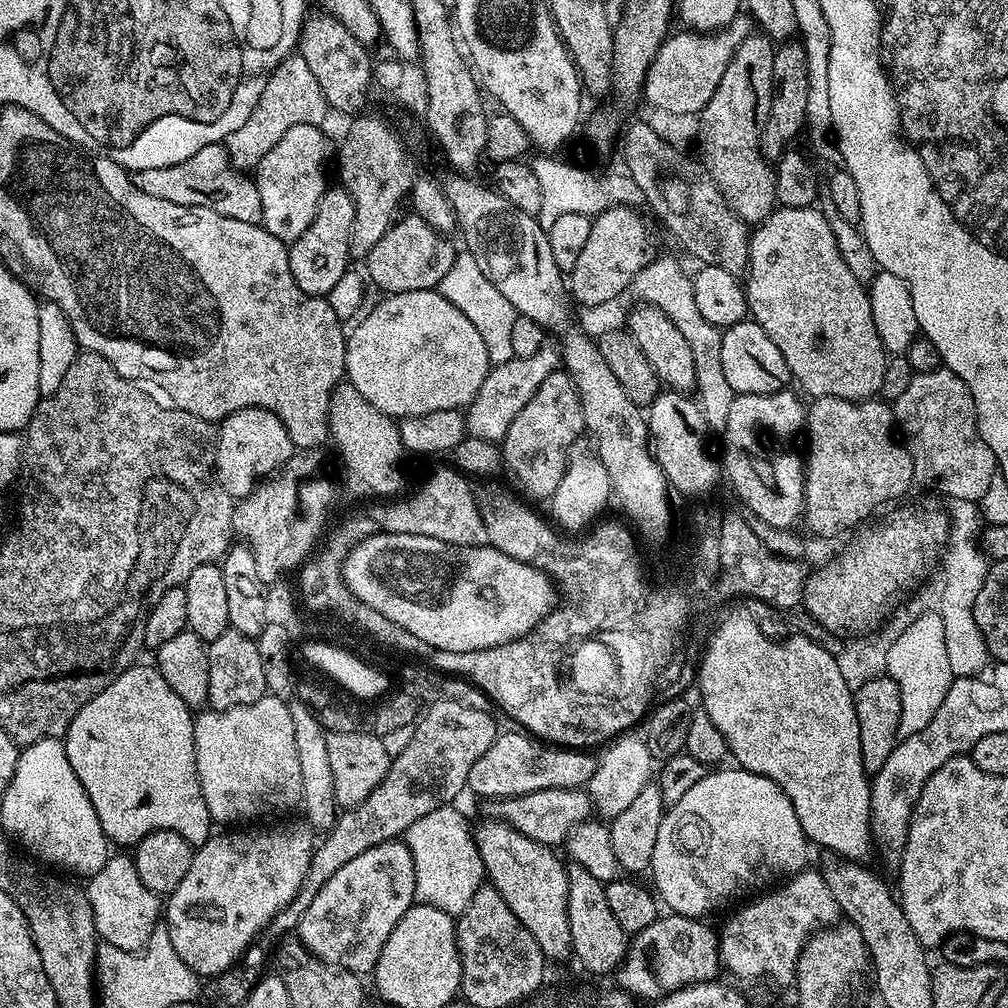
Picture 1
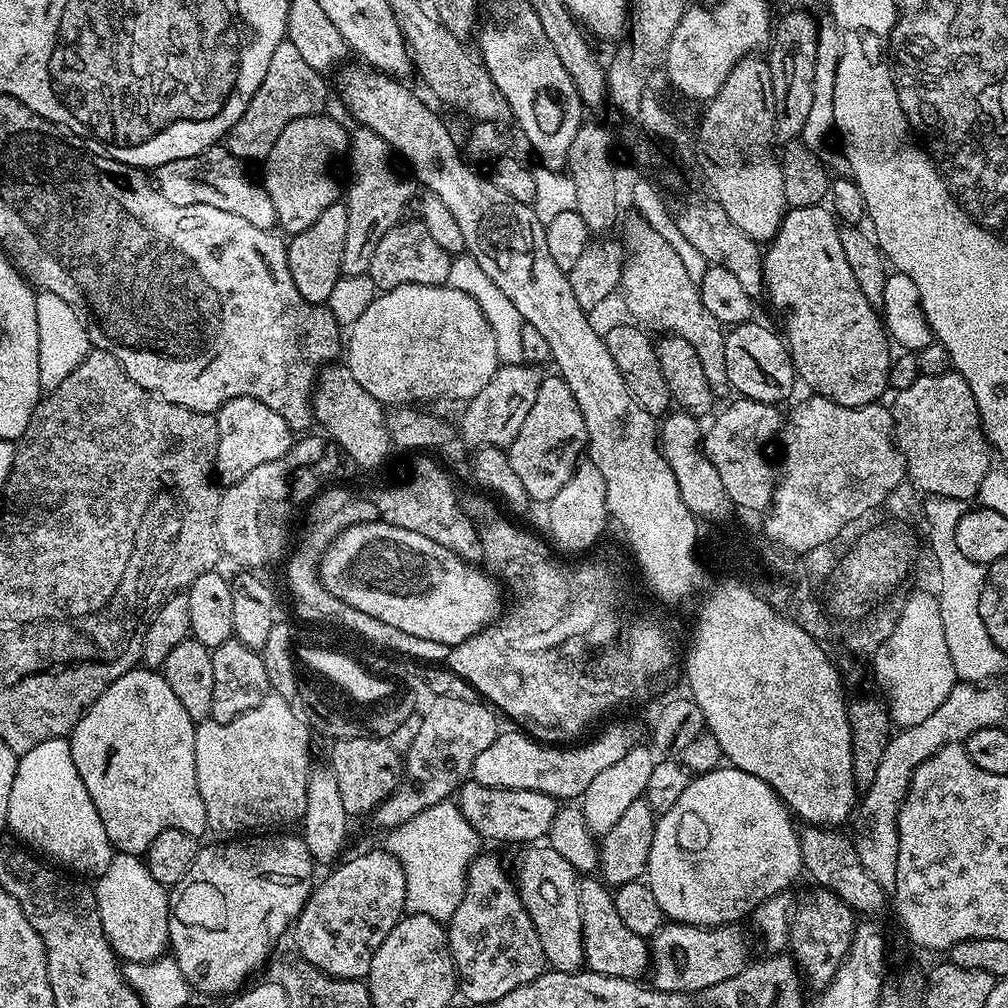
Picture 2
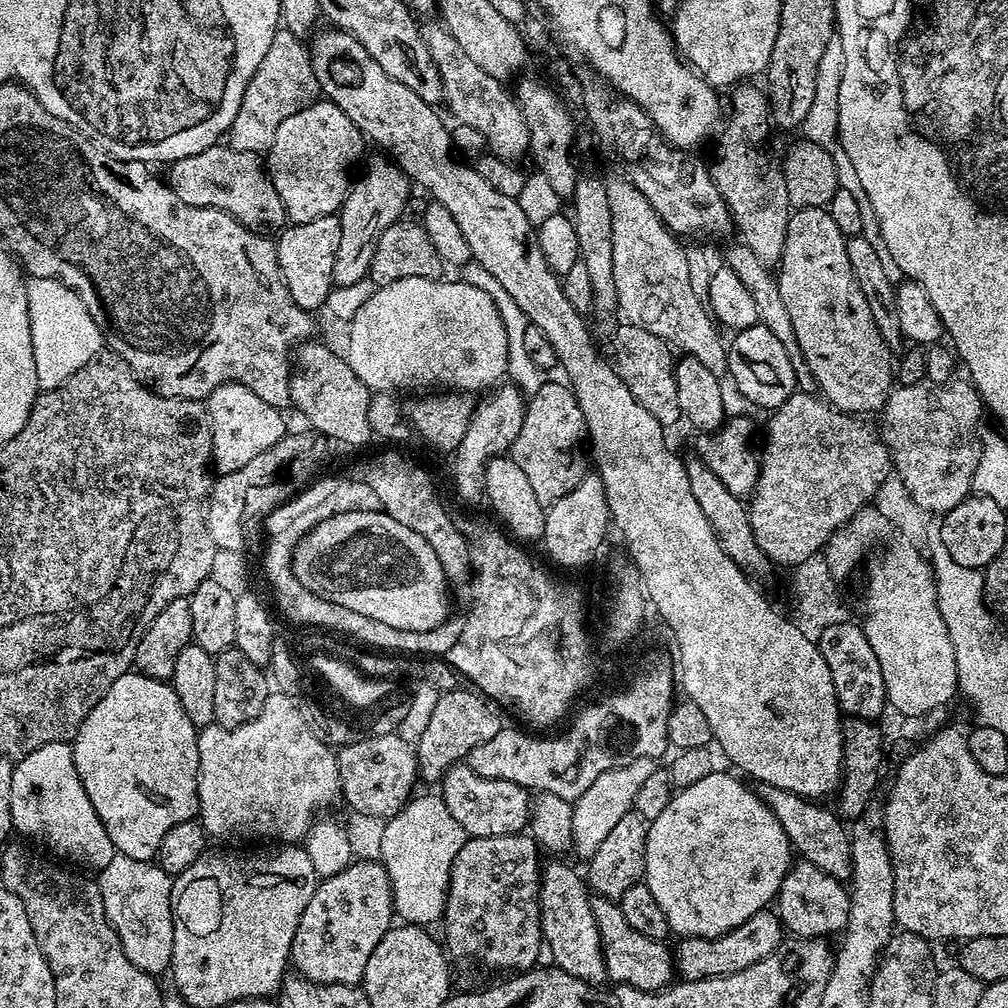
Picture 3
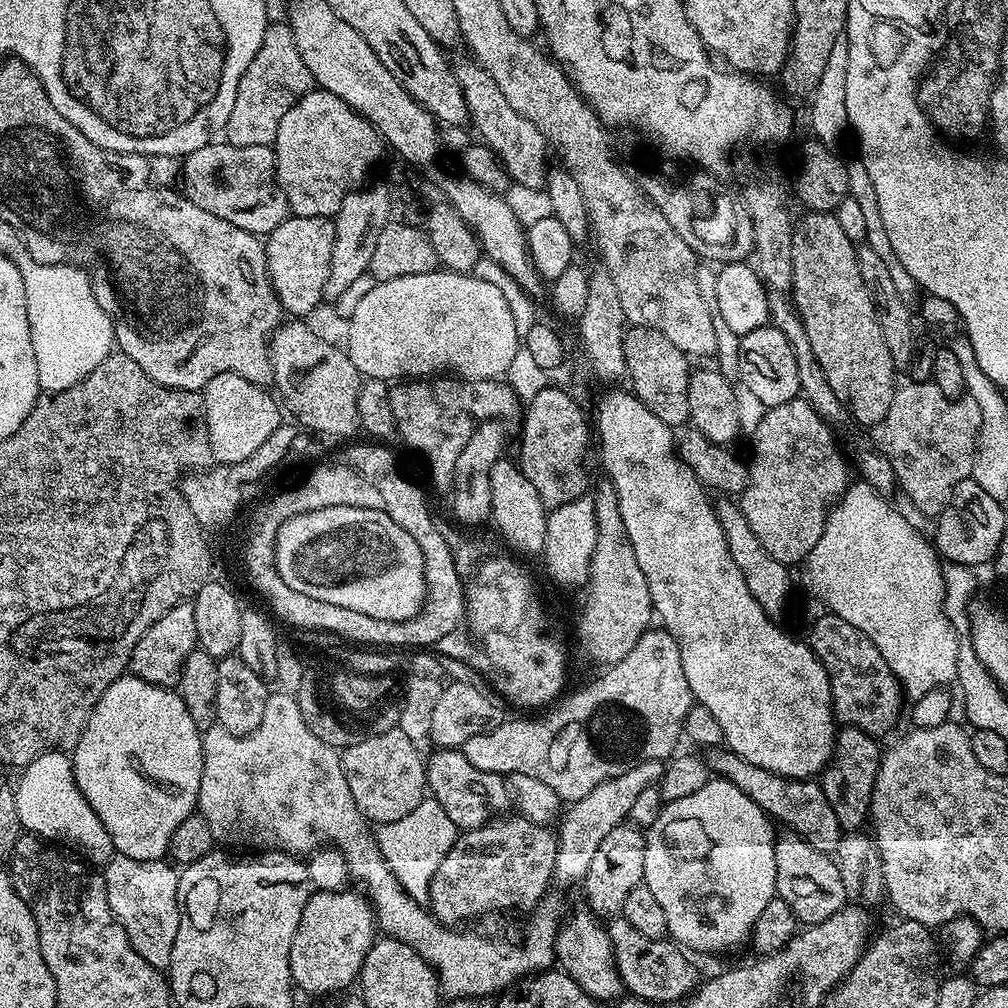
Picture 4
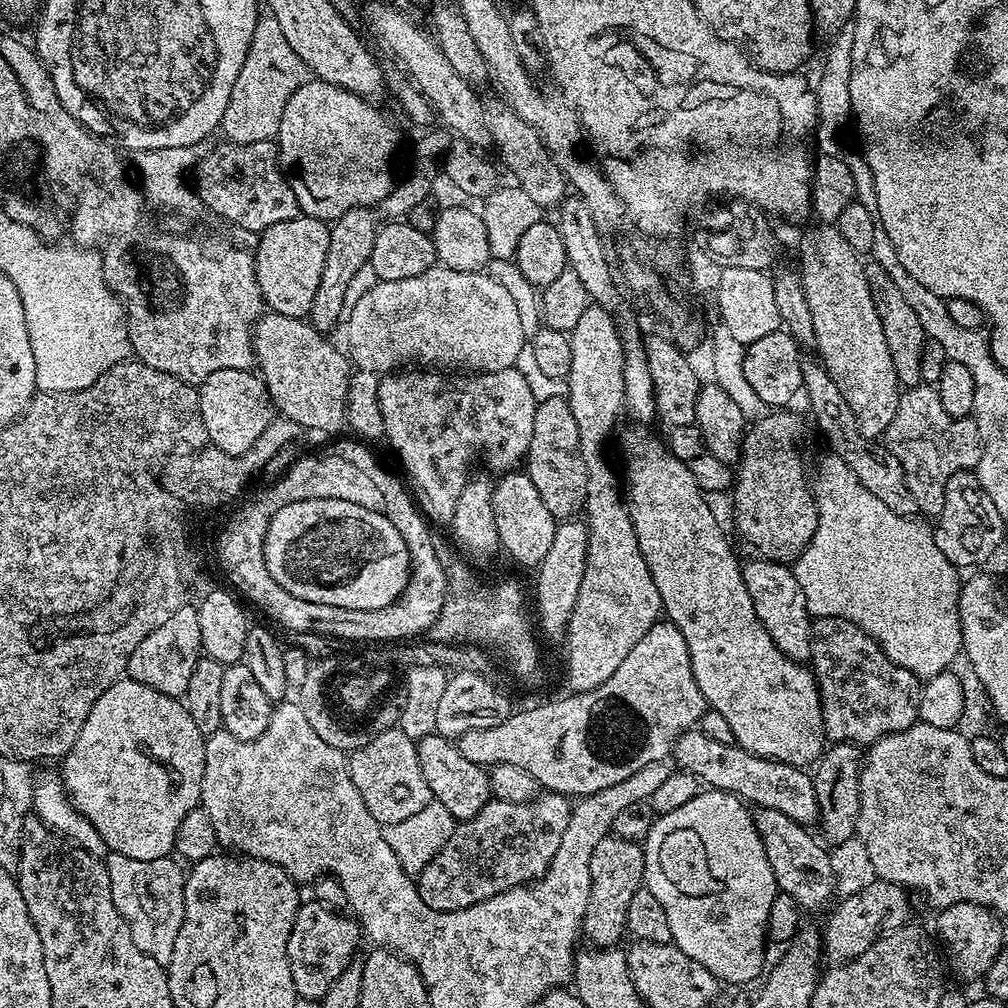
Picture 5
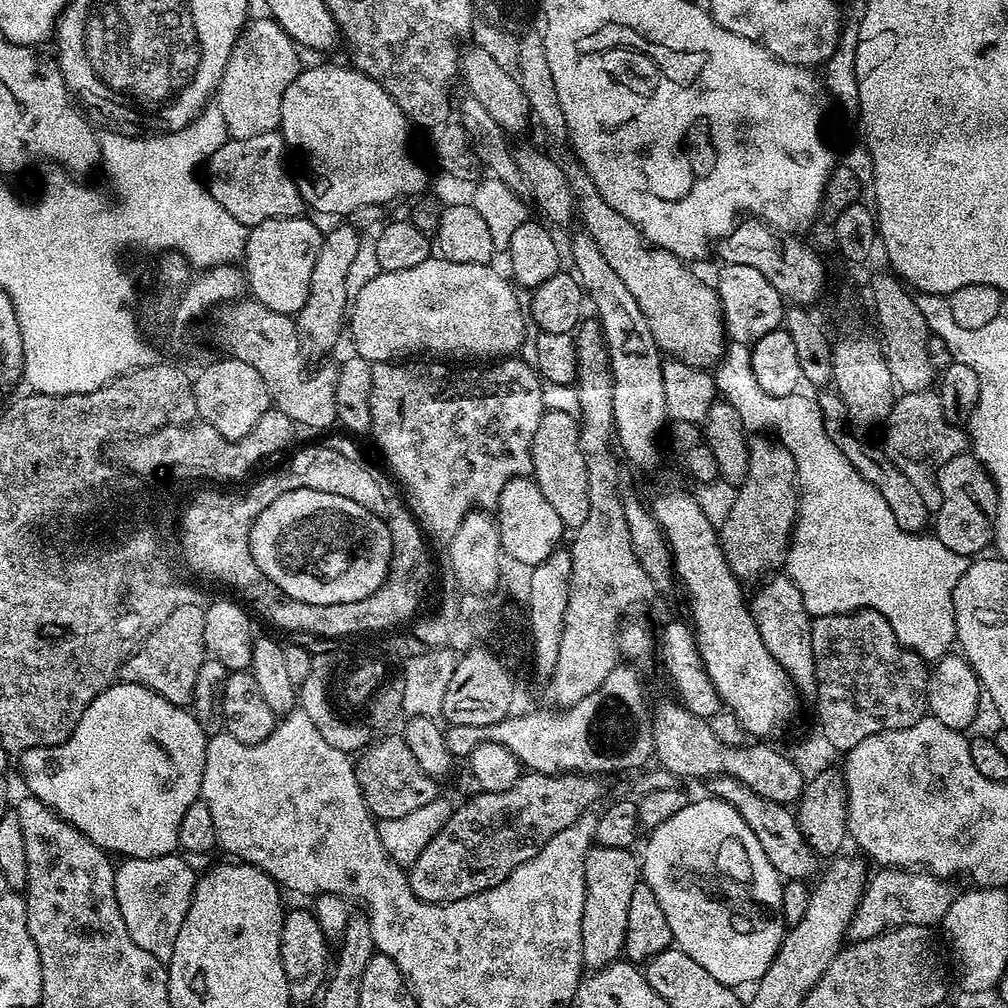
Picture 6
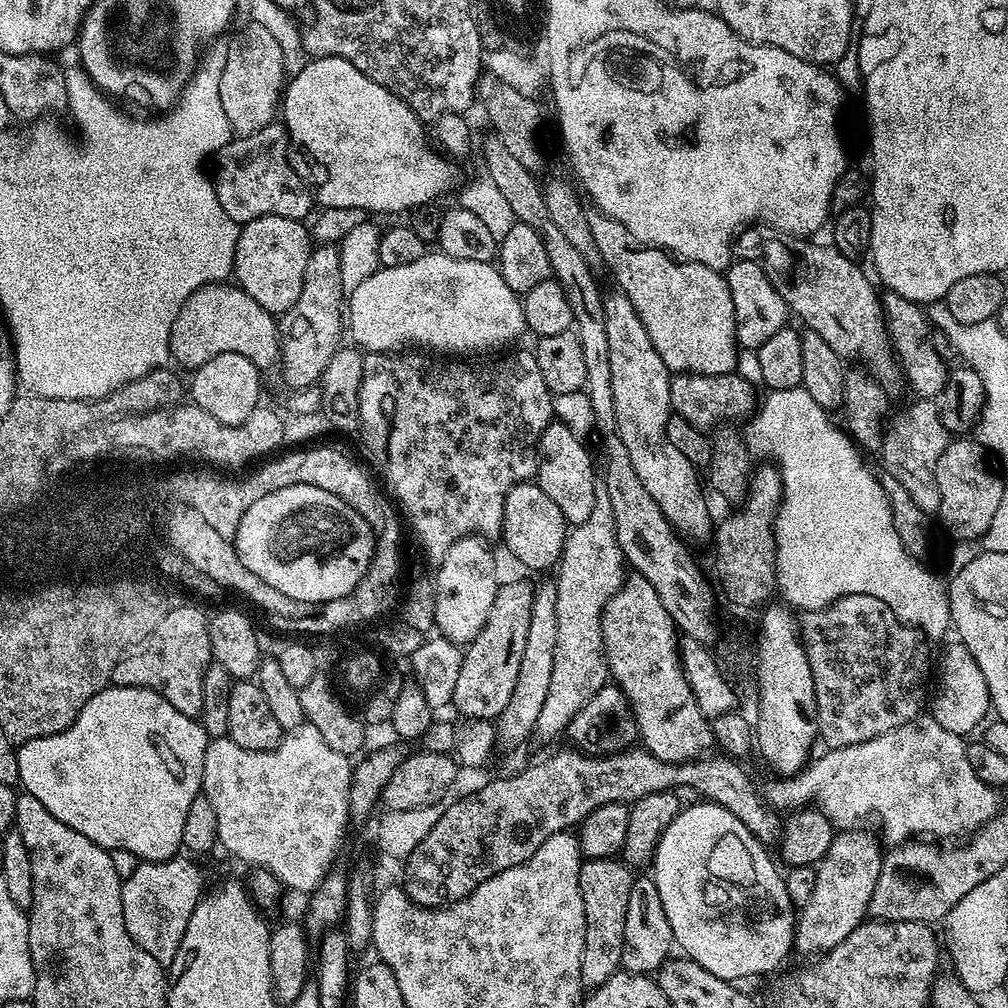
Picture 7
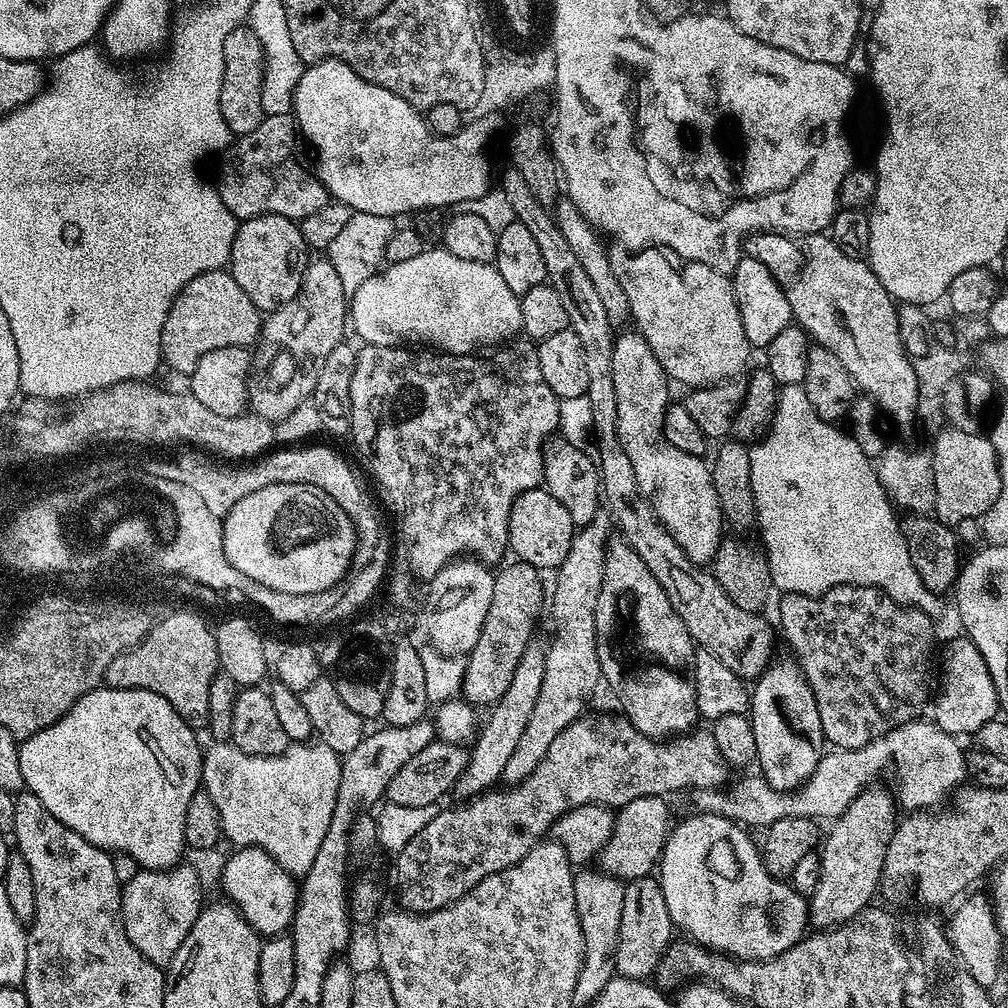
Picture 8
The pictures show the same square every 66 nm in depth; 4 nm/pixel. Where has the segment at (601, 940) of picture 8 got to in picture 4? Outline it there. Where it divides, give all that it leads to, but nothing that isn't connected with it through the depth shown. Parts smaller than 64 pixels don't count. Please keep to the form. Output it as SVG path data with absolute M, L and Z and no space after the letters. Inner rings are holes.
M627 822L614 826L606 838L602 838L594 858L590 861L590 870L586 870L582 881L586 907L597 918L616 918L623 913L626 897L644 882L646 866L645 833L634 824Z

